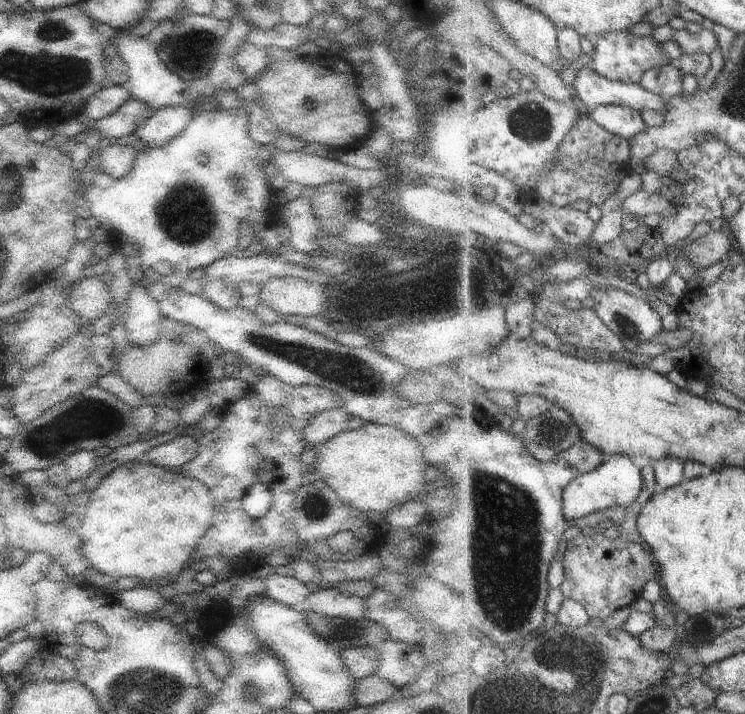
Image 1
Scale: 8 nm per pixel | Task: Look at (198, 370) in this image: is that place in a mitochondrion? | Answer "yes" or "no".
no

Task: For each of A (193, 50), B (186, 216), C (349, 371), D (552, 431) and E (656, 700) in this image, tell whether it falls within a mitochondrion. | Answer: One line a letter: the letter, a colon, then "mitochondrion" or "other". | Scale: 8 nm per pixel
A: mitochondrion
B: mitochondrion
C: mitochondrion
D: mitochondrion
E: other

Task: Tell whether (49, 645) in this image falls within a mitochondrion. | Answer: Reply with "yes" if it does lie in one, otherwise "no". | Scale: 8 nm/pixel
no

